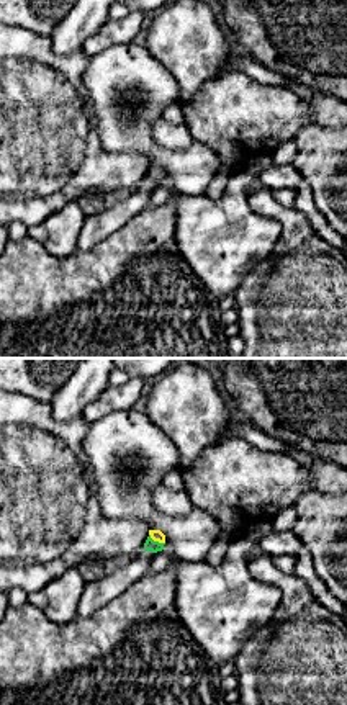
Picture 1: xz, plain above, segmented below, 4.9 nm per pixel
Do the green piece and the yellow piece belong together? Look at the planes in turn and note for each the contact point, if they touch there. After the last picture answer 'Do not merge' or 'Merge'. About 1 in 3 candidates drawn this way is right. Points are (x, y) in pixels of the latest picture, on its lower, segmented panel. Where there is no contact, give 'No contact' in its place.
Touches green at (156, 542)

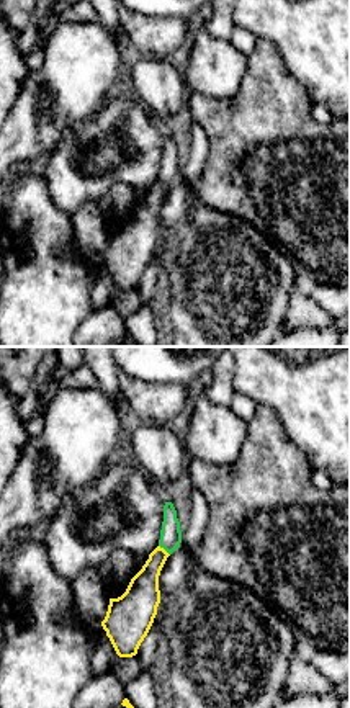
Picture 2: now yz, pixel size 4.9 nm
Touches green at (164, 548)

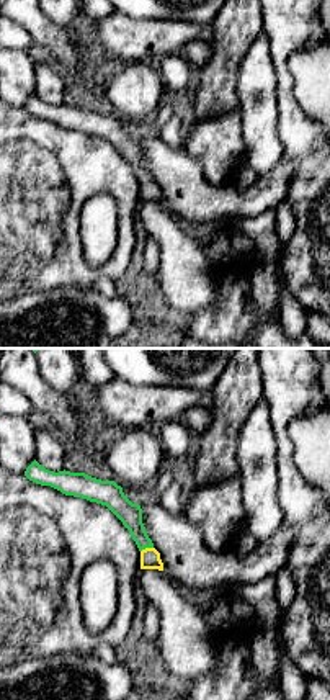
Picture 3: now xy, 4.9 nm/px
Touches green at (146, 547)

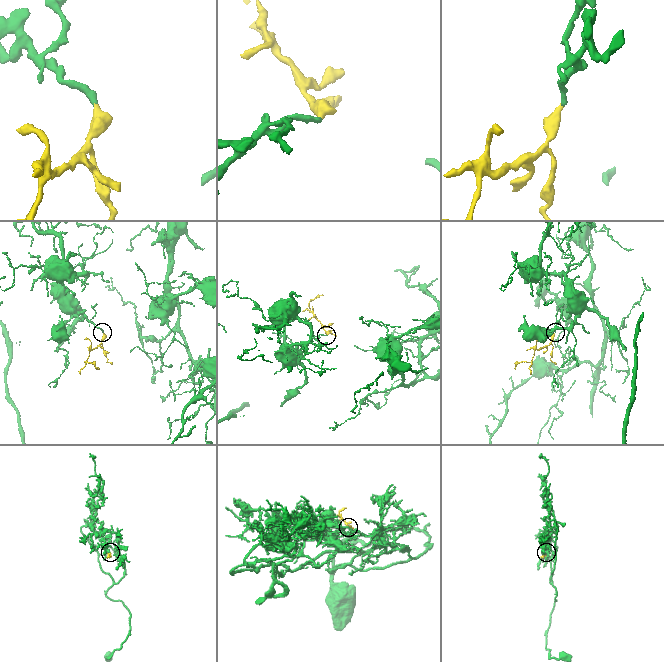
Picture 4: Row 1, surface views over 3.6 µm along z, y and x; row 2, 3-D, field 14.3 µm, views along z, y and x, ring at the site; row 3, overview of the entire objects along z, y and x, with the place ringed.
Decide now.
Merge

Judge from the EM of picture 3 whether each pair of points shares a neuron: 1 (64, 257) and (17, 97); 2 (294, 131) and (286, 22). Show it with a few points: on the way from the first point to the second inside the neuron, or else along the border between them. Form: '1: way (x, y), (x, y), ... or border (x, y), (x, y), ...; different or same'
1: border (17, 107), (23, 108); different
2: way (286, 103), (281, 49); same

